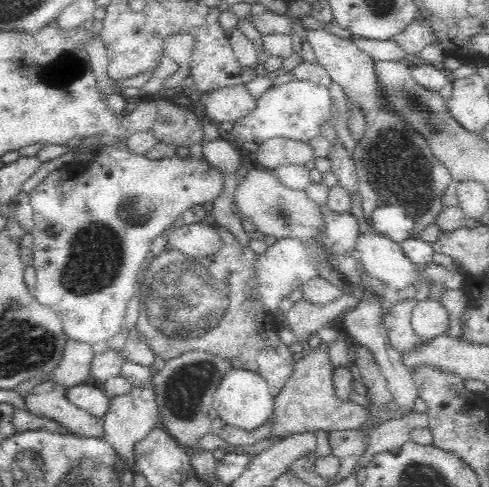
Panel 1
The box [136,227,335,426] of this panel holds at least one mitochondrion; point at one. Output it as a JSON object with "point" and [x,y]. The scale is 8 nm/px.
{"point":[186,308]}

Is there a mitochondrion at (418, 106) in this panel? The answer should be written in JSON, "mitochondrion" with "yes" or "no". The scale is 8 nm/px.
{"mitochondrion":"yes"}

